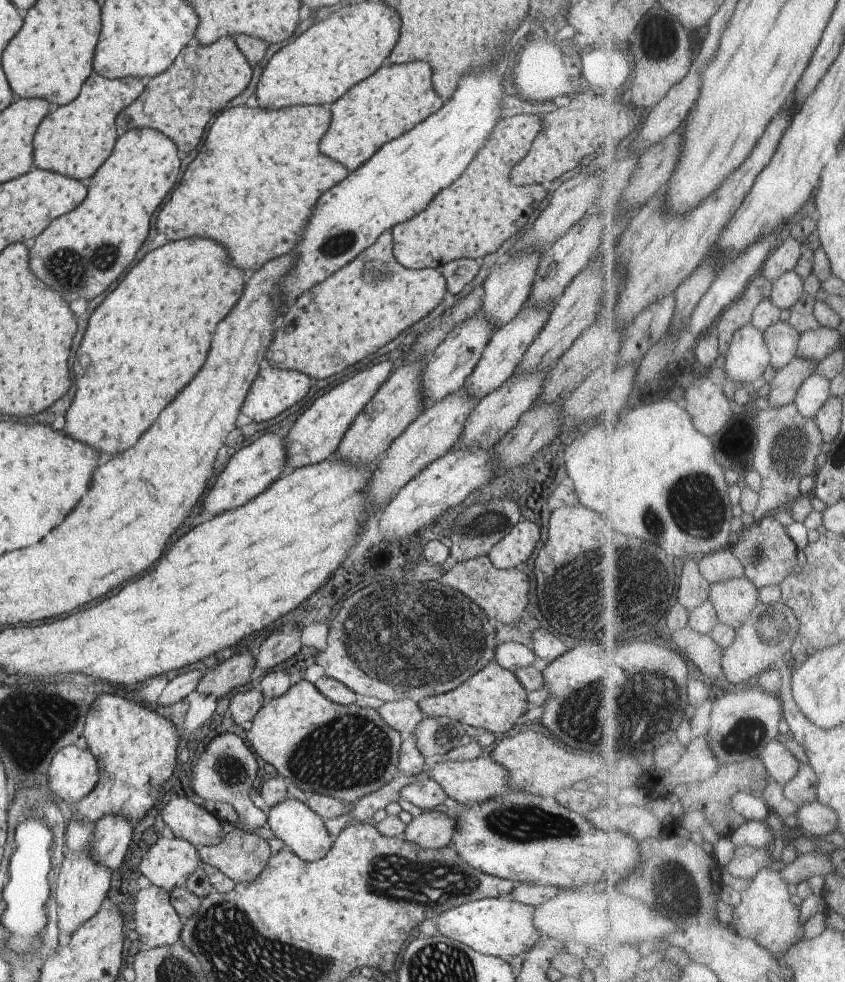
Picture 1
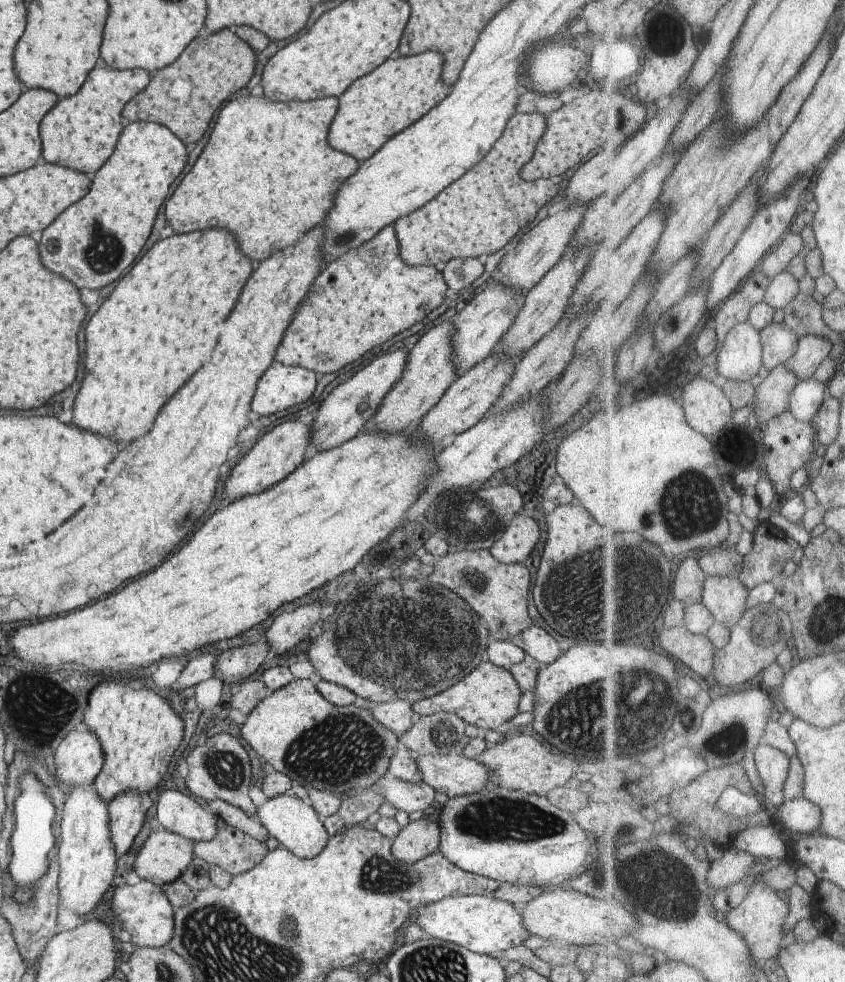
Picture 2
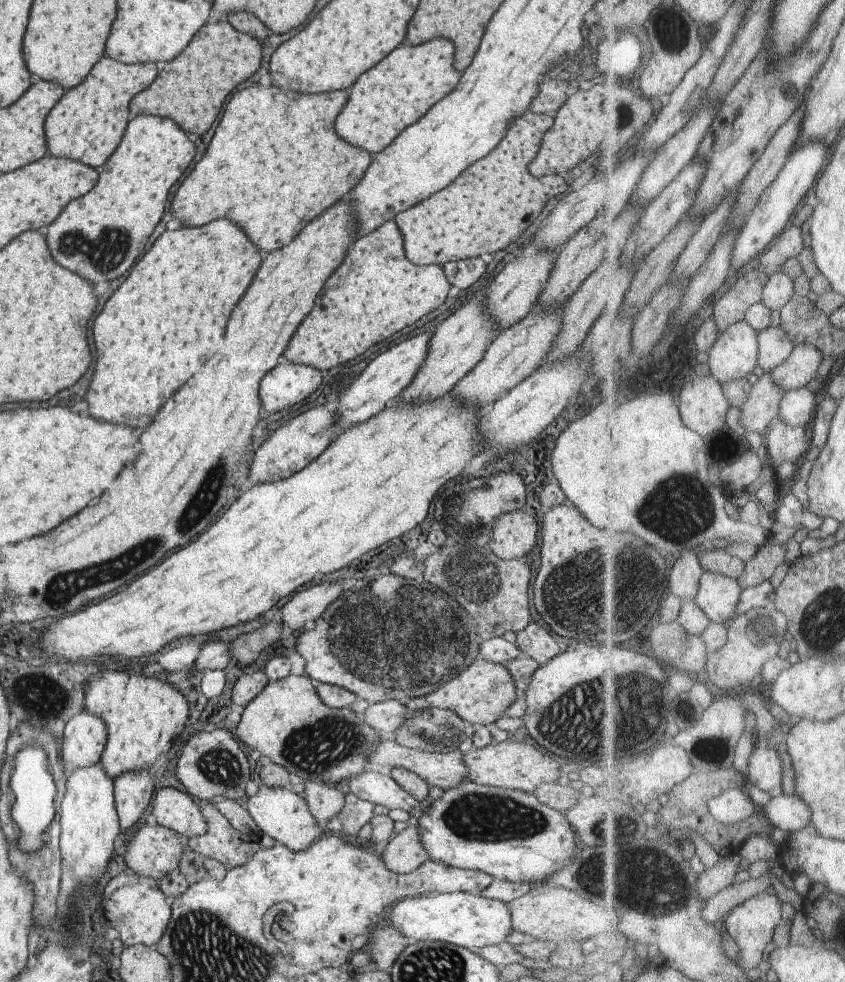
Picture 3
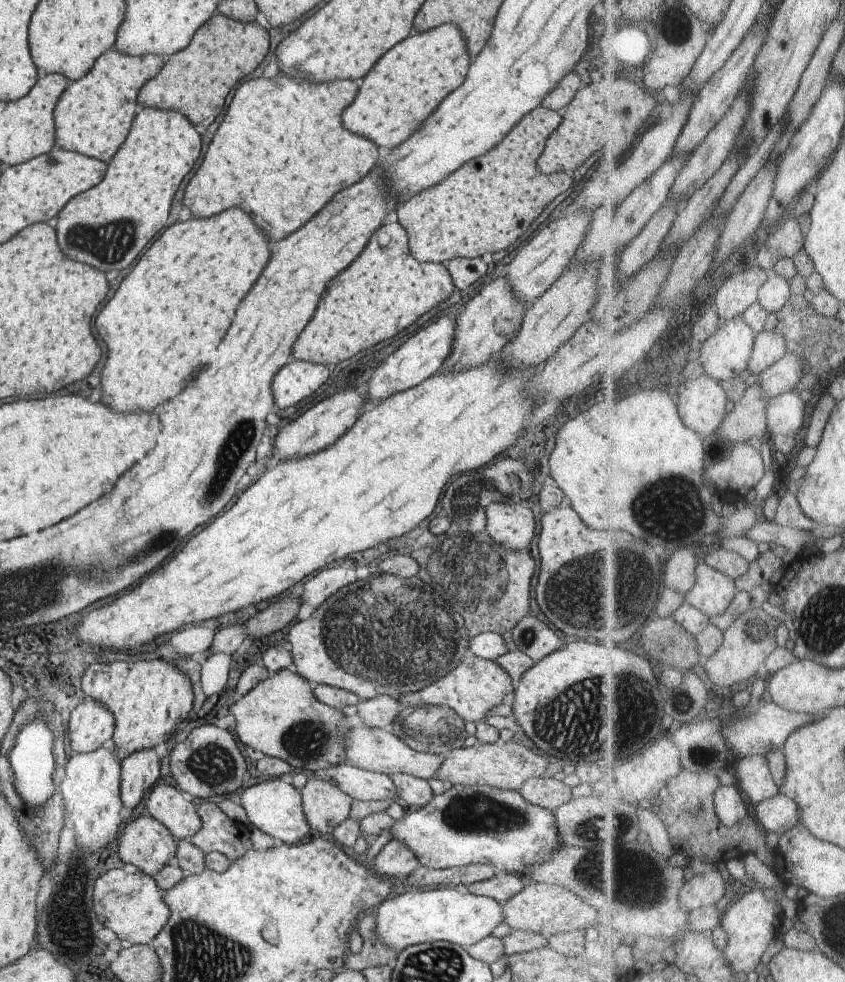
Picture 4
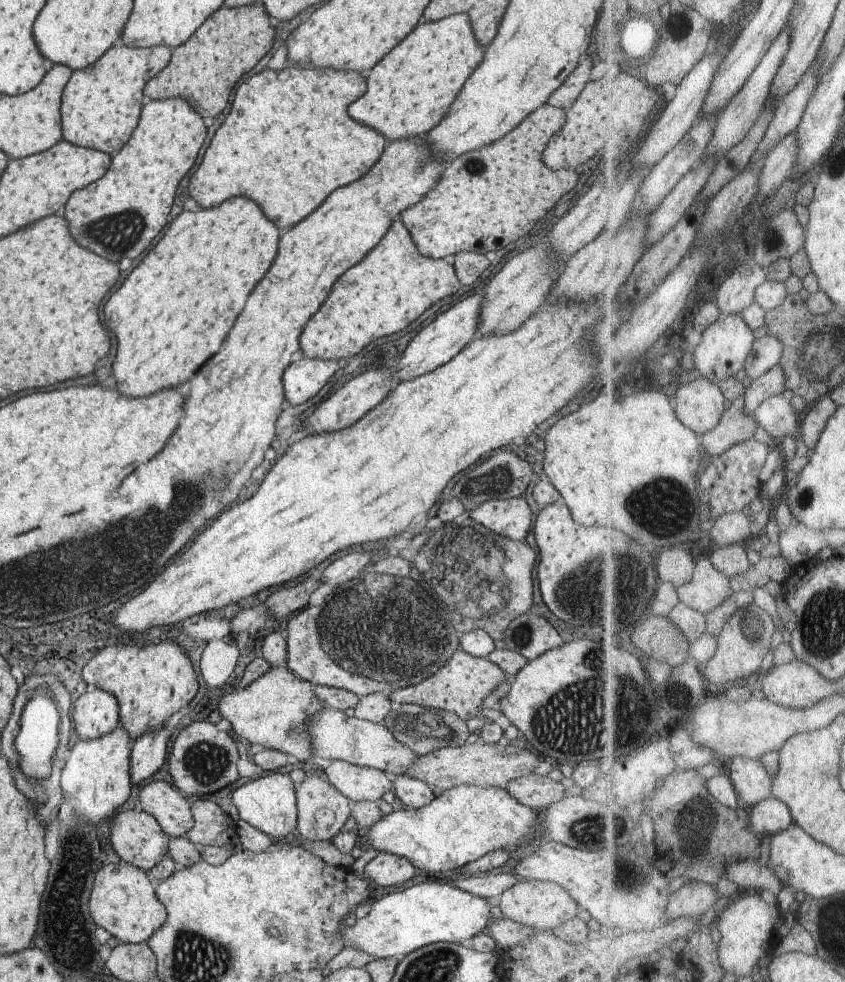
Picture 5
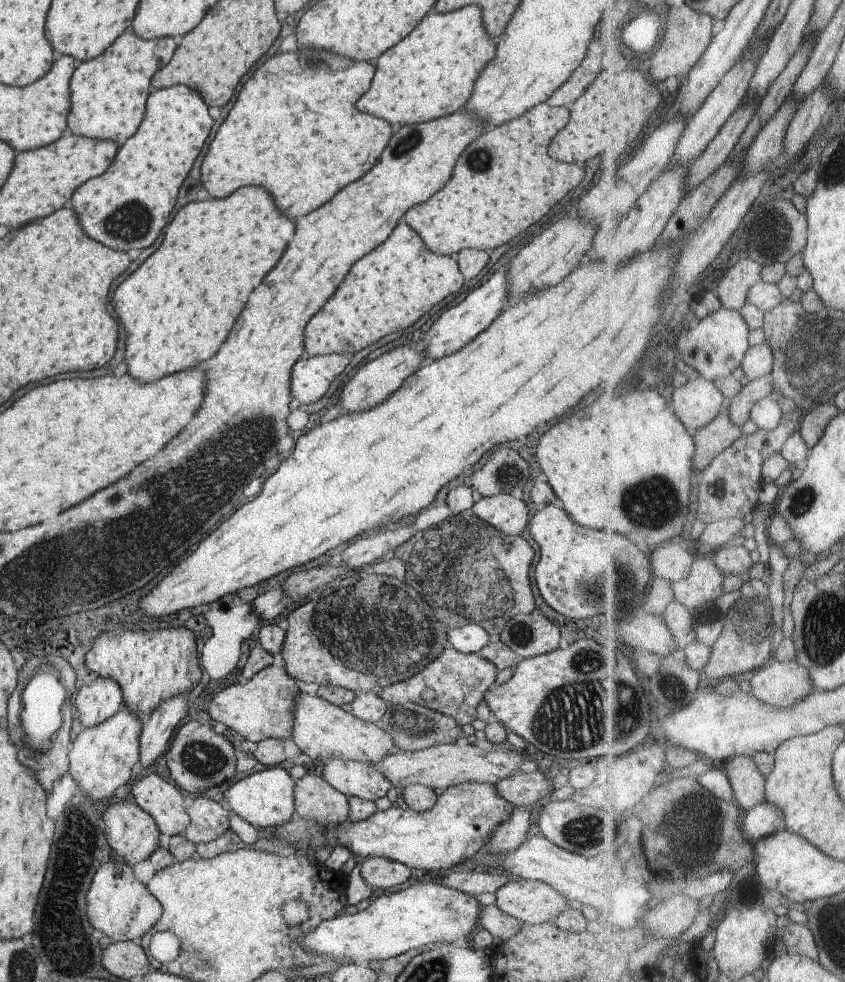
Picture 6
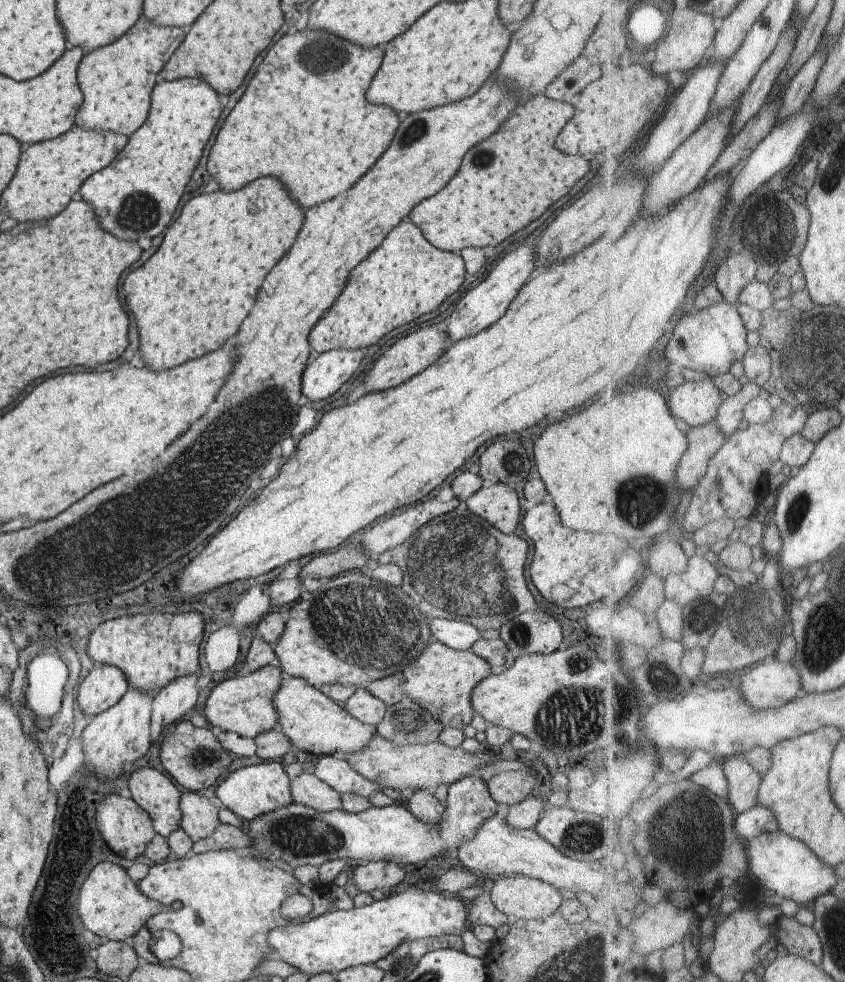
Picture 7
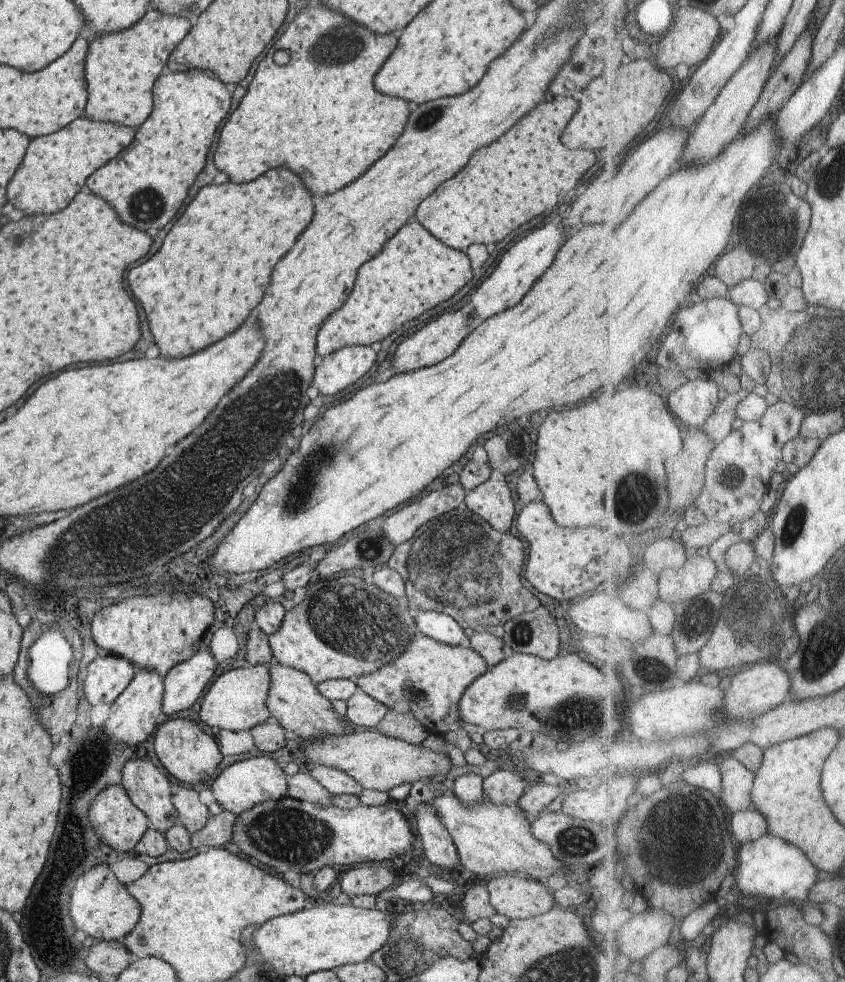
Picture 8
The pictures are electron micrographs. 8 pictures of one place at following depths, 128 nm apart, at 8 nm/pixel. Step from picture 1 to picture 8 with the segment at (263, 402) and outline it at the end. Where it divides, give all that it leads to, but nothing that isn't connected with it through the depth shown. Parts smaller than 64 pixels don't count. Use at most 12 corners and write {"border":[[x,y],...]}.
{"border":[[368,345],[323,356],[311,384],[334,396],[374,364]]}

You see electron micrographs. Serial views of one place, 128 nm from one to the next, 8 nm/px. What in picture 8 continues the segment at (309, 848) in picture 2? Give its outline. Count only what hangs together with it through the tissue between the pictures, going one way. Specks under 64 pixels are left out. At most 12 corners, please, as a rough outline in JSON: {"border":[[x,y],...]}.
{"border":[[270,756],[225,768],[208,786],[238,816],[287,797],[288,776]]}

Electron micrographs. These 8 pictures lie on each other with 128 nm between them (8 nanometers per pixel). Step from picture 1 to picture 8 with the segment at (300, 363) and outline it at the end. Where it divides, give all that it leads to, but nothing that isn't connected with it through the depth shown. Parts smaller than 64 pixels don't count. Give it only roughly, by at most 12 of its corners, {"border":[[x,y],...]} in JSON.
{"border":[[415,219],[358,270],[316,352],[370,346],[450,300],[466,252]]}

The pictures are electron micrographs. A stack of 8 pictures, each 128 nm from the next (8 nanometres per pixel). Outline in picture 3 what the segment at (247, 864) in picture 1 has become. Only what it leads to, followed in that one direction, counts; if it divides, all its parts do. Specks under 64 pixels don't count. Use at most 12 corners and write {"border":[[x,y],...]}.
{"border":[[216,806],[208,829],[189,841],[196,854],[230,870],[261,850],[260,834],[238,832]]}

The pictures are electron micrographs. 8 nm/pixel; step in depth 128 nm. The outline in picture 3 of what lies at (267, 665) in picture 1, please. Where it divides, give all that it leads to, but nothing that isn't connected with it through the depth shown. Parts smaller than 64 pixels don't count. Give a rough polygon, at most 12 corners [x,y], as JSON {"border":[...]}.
{"border":[[329,581],[294,594],[277,615],[300,630],[342,594]]}

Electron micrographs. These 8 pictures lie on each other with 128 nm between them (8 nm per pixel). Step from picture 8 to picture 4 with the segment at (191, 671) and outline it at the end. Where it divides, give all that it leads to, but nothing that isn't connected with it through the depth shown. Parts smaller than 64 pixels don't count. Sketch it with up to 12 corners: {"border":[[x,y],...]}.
{"border":[[154,749],[121,762],[121,801],[126,813],[157,784]]}

